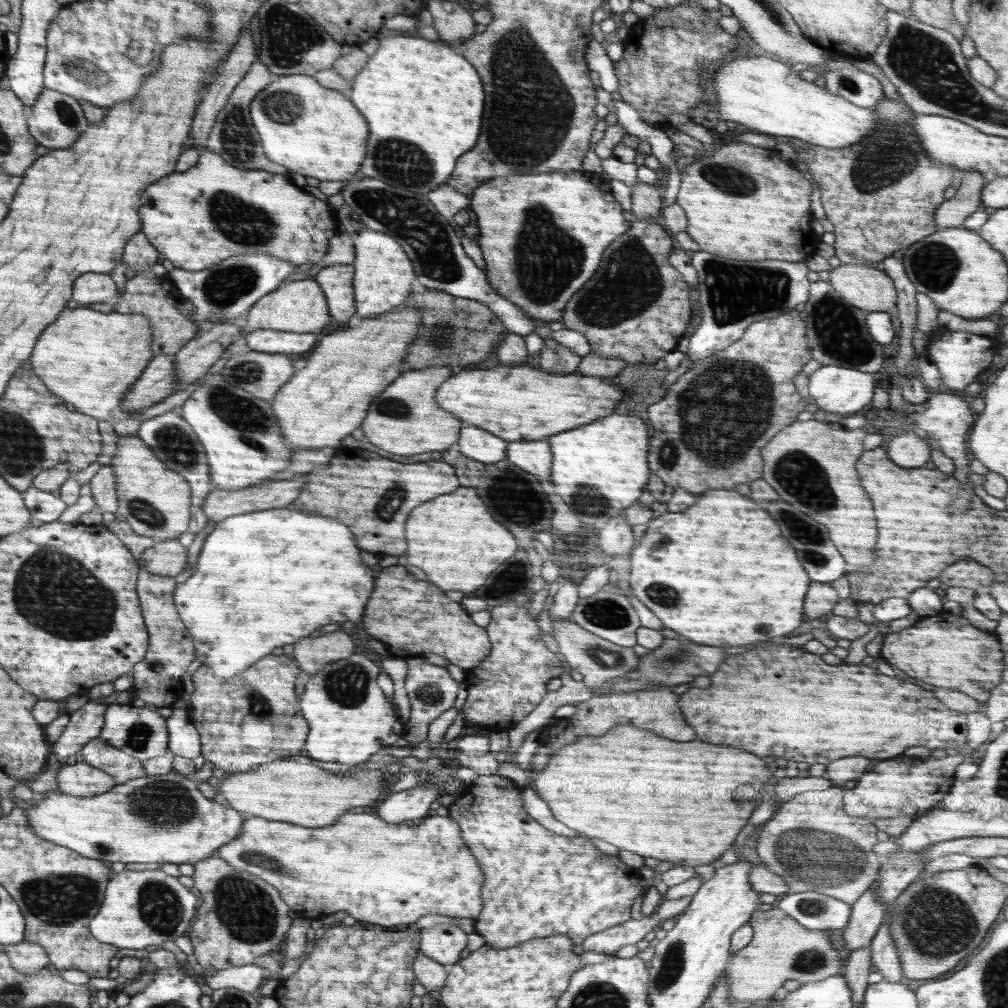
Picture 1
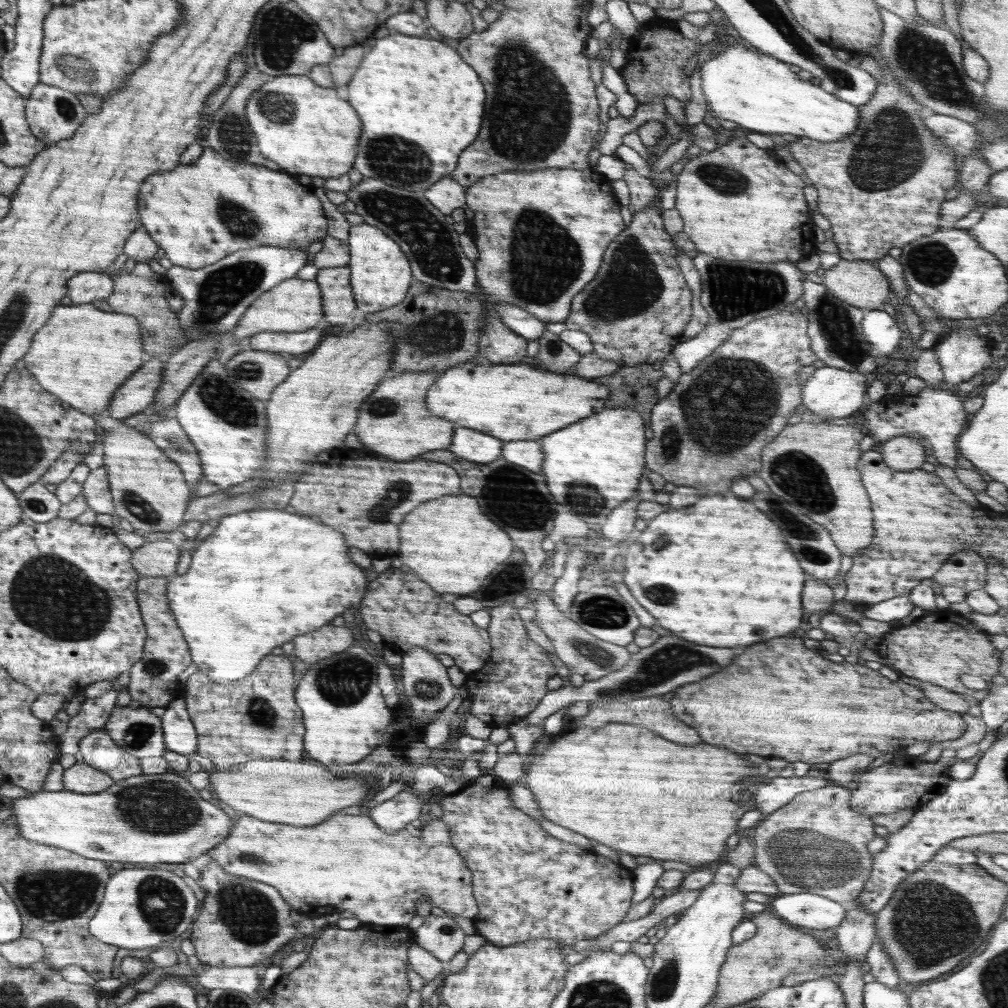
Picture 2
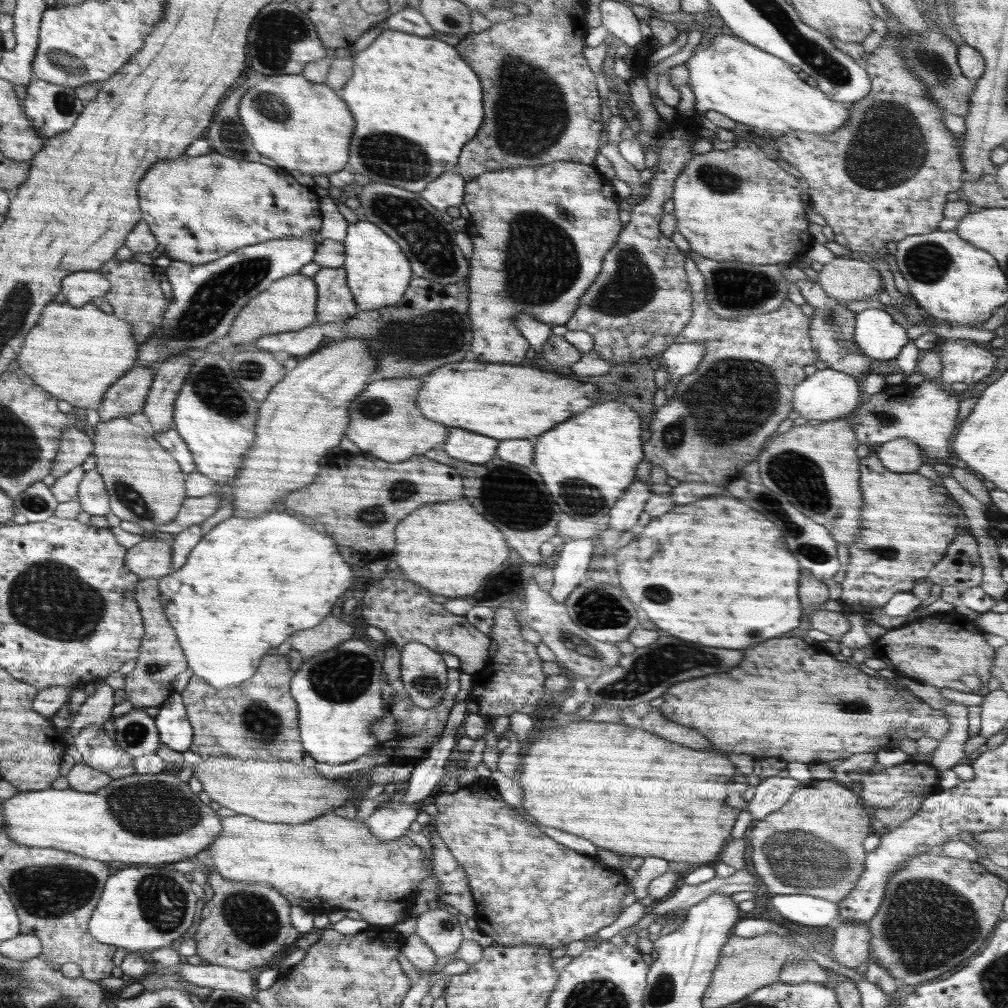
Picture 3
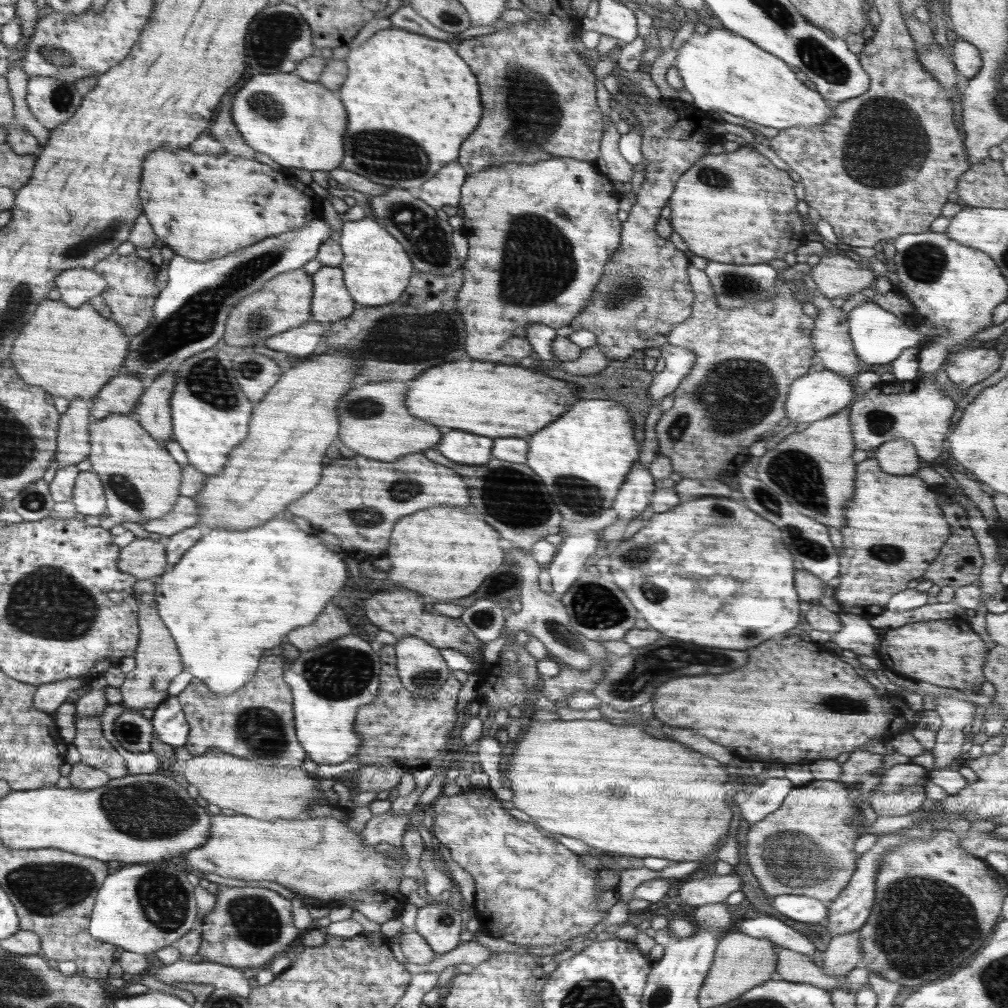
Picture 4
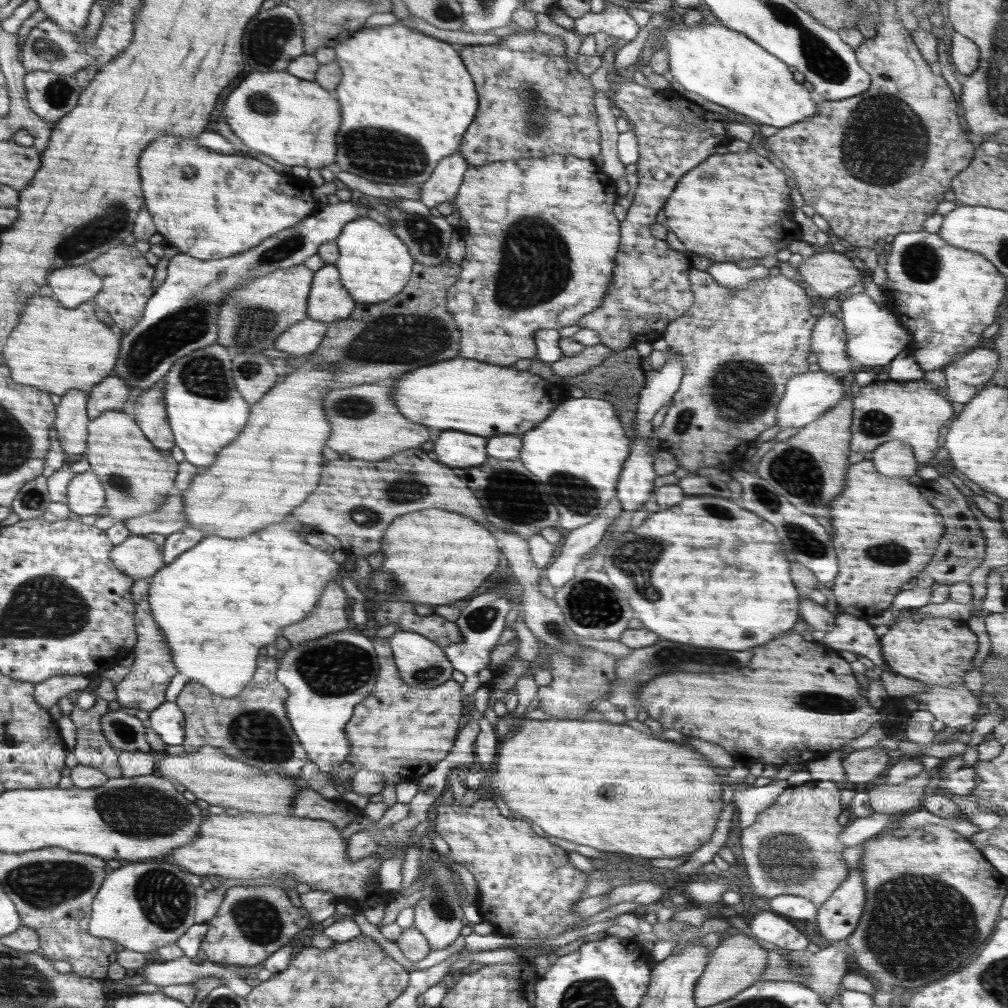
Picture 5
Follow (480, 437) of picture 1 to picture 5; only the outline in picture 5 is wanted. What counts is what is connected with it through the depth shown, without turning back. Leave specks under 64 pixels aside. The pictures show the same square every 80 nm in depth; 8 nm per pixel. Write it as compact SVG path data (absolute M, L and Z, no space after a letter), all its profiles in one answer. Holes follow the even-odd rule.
M442 432L442 436L434 442L434 454L437 460L446 466L480 466L486 462L486 442L488 438L480 438L476 434L464 434L464 432Z

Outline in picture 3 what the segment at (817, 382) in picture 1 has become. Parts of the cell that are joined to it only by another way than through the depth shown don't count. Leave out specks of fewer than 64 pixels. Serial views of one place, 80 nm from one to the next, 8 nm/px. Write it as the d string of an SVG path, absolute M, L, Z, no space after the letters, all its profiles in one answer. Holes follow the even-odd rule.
M832 368L817 370L812 376L806 376L804 381L794 389L793 409L806 420L832 421L835 418L849 417L859 406L861 377L850 376Z

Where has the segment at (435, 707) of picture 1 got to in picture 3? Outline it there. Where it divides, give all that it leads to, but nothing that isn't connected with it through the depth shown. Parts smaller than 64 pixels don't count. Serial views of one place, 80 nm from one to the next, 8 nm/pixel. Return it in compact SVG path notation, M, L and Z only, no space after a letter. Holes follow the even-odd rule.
M420 642L400 648L401 679L410 700L420 708L432 708L447 692L449 668L441 653Z

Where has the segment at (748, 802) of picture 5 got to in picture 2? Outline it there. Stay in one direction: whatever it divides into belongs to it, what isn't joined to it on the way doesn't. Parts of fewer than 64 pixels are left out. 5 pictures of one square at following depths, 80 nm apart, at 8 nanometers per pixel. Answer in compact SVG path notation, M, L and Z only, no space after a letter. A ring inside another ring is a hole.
M825 776L812 777L778 777L764 786L757 786L756 796L752 798L751 806L762 812L766 818L771 812L788 804L797 794L810 790L824 788L828 783Z

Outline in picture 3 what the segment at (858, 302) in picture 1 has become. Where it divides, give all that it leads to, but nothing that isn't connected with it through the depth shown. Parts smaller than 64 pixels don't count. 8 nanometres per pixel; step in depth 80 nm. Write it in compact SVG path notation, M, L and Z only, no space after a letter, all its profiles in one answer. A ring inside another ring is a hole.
M837 256L818 272L818 284L828 296L845 304L878 295L884 287L879 270L871 260Z

